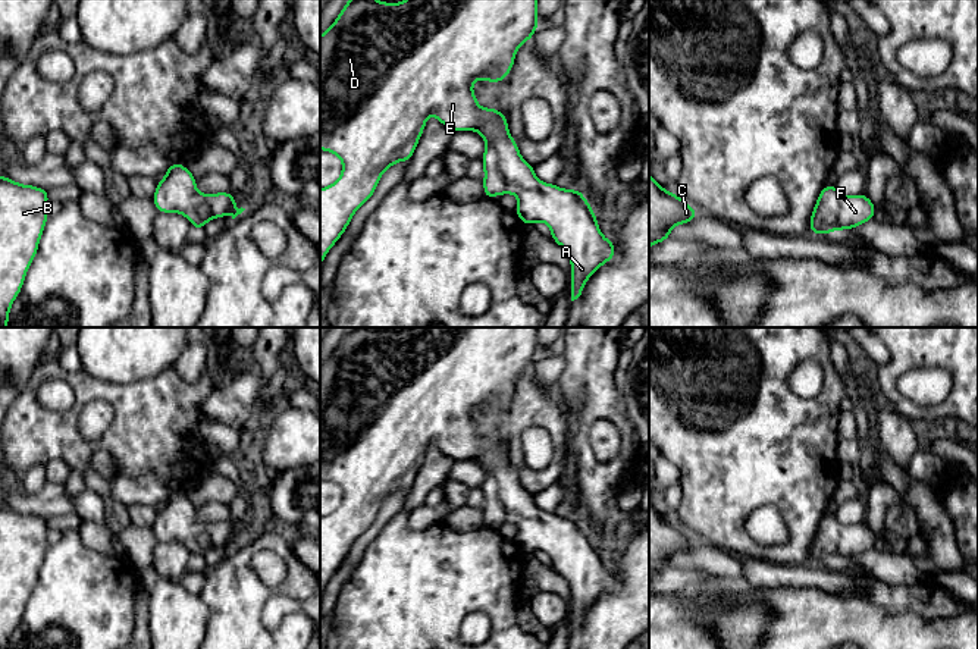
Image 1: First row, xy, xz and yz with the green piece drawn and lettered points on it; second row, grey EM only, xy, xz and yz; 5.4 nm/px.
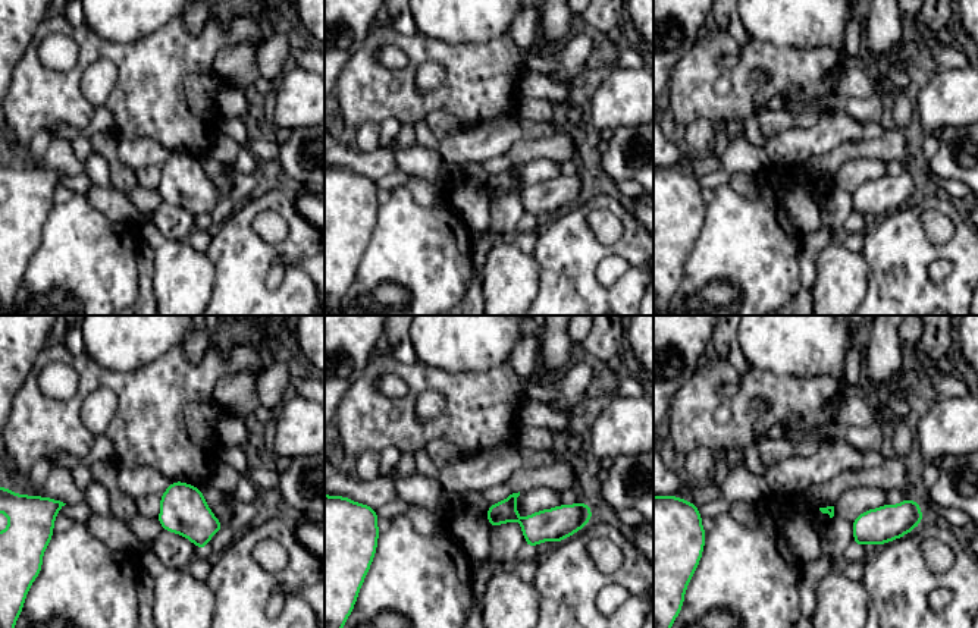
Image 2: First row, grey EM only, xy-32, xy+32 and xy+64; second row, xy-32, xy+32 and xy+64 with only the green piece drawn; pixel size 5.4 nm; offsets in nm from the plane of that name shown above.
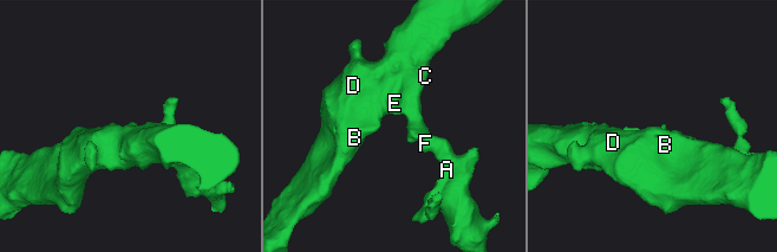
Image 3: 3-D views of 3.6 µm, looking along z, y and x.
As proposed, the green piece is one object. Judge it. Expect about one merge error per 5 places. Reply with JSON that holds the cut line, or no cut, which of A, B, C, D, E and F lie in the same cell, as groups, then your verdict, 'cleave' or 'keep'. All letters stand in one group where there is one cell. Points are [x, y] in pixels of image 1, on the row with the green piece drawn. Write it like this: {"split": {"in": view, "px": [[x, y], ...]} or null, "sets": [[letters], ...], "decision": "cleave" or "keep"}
{"split": null, "sets": [["A", "B", "C", "D", "E", "F"]], "decision": "keep"}

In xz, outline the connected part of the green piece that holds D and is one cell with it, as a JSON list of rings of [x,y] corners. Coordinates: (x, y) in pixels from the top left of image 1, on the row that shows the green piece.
[[[377,0],[347,1],[335,22],[320,35],[320,150],[335,153],[342,160],[341,176],[332,185],[320,188],[320,267],[329,250],[347,231],[354,213],[374,194],[385,170],[398,162],[411,160],[420,137],[424,131],[427,117],[430,115],[435,115],[443,126],[451,128],[454,132],[476,131],[482,135],[486,142],[486,150],[482,156],[485,170],[485,198],[493,198],[502,194],[514,194],[518,198],[518,204],[514,211],[526,226],[530,226],[536,222],[545,222],[551,229],[551,238],[568,253],[571,261],[571,301],[577,300],[582,295],[589,278],[602,264],[614,258],[614,241],[609,241],[602,235],[598,226],[596,214],[580,189],[564,189],[554,184],[540,182],[536,178],[535,166],[529,164],[521,157],[515,139],[510,135],[507,116],[498,109],[480,107],[471,88],[476,79],[483,79],[486,82],[502,82],[514,66],[518,47],[523,43],[532,40],[537,26],[537,0],[404,0],[399,3],[386,3]]]

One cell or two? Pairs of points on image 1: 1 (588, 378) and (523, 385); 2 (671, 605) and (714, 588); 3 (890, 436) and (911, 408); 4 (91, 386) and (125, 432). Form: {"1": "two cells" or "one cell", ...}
{"1": "two cells", "2": "two cells", "3": "two cells", "4": "one cell"}

